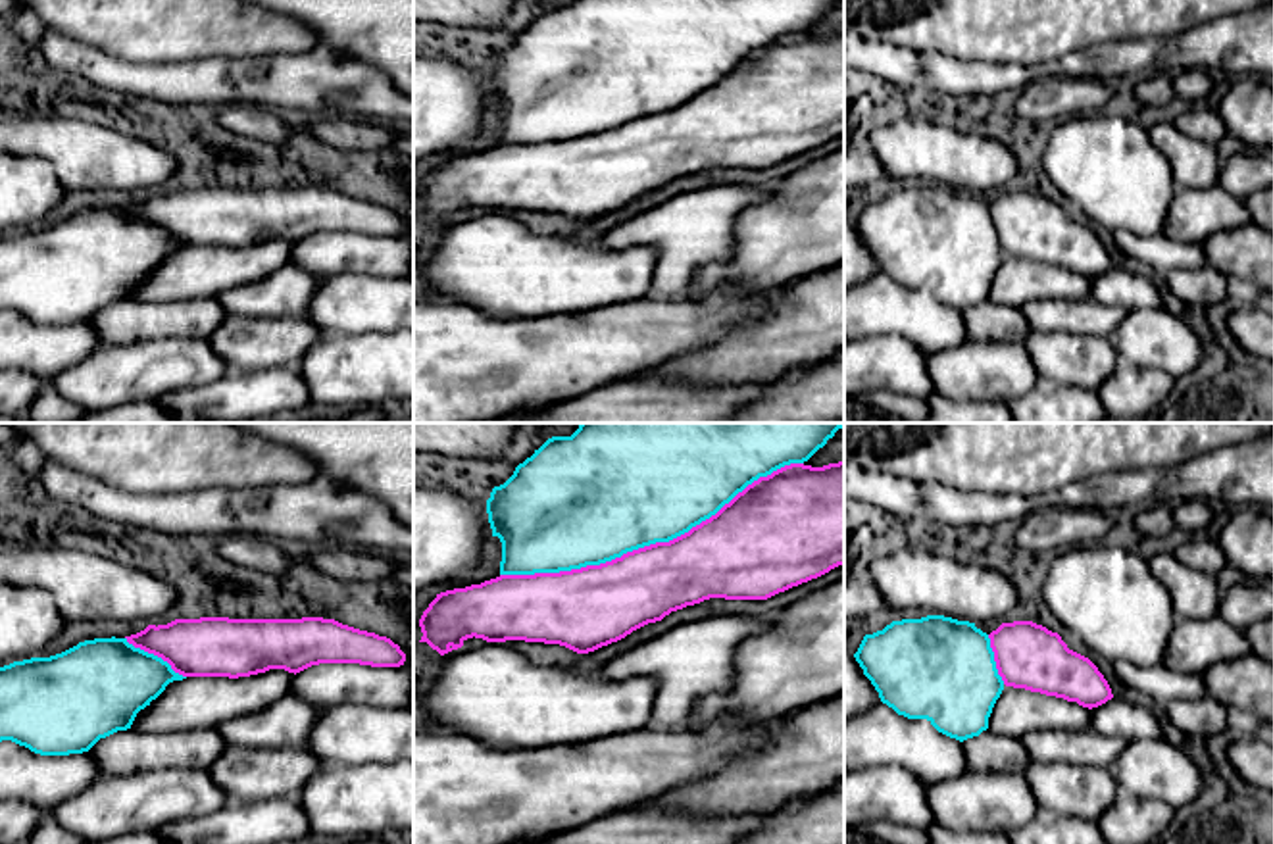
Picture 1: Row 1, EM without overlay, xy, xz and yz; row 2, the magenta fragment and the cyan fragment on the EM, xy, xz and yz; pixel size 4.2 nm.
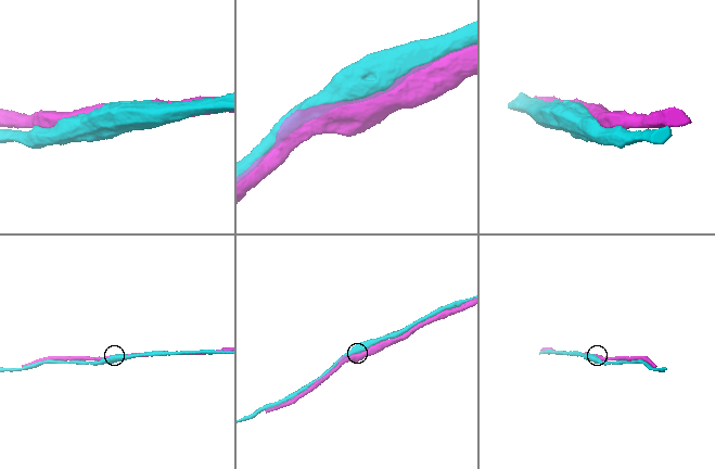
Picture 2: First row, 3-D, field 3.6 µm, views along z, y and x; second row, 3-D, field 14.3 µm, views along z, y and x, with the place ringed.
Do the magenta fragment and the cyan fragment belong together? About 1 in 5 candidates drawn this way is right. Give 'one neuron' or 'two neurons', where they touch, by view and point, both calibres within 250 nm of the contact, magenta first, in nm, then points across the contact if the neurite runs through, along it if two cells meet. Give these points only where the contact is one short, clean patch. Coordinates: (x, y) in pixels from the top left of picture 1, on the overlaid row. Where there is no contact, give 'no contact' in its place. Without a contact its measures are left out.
two neurons; meets magenta in xz at (650, 545); 320 nm thick on the magenta side, 500 nm on the other

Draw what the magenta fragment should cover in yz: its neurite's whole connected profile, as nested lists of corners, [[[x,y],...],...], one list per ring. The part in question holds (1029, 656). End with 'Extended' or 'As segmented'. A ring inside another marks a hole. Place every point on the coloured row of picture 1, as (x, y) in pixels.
[[[1002,623],[988,638],[1006,686],[1063,698],[1088,709],[1113,698],[1098,667],[1042,625]]]. As segmented

